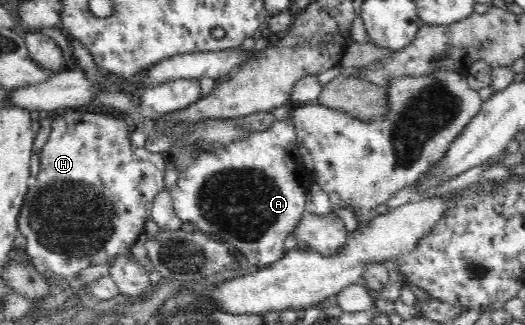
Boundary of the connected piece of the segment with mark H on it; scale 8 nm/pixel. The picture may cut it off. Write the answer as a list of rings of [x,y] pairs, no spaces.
[[[68,107],[52,114],[51,132],[39,156],[39,173],[36,179],[31,182],[28,192],[24,196],[24,202],[22,202],[22,209],[20,210],[17,222],[20,233],[27,241],[25,253],[34,260],[35,269],[41,275],[44,275],[45,278],[58,279],[60,281],[60,287],[68,285],[78,275],[80,270],[95,265],[107,265],[118,254],[127,251],[130,252],[130,247],[138,240],[140,234],[144,232],[144,226],[149,216],[151,216],[154,196],[162,188],[165,188],[164,178],[166,176],[164,172],[166,172],[166,160],[164,160],[164,156],[162,156],[162,153],[154,153],[147,149],[136,150],[136,148],[132,147],[130,145],[132,129],[133,126],[130,121],[119,113],[108,115]]]

